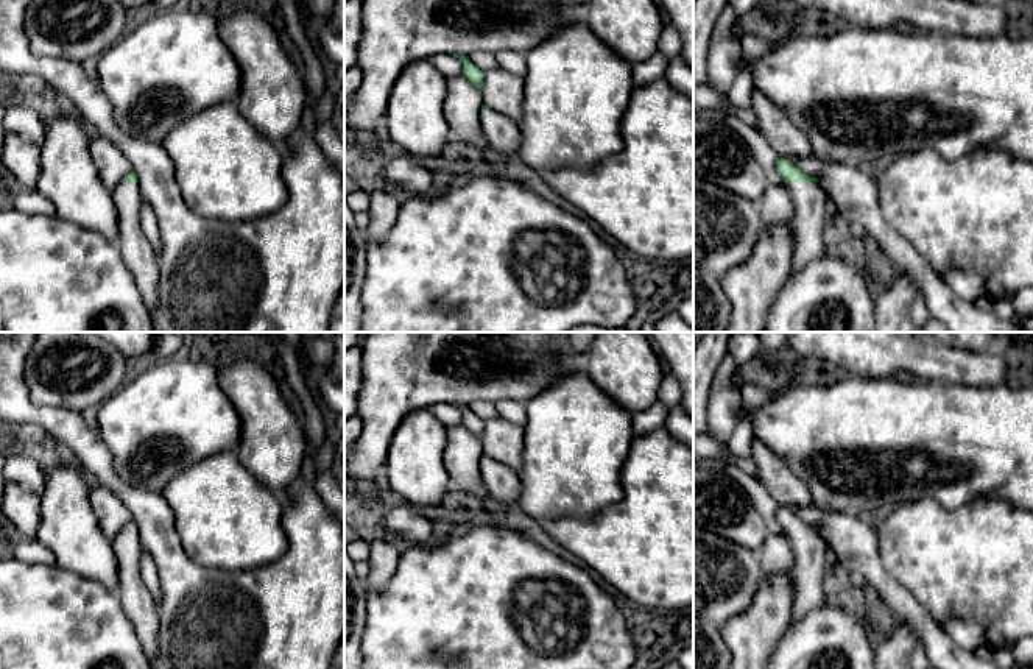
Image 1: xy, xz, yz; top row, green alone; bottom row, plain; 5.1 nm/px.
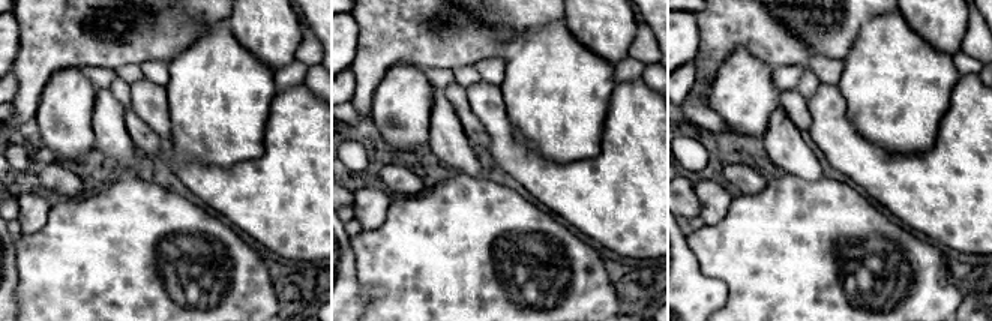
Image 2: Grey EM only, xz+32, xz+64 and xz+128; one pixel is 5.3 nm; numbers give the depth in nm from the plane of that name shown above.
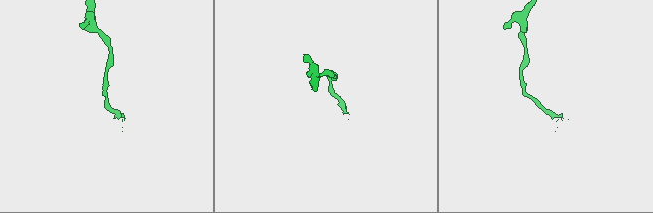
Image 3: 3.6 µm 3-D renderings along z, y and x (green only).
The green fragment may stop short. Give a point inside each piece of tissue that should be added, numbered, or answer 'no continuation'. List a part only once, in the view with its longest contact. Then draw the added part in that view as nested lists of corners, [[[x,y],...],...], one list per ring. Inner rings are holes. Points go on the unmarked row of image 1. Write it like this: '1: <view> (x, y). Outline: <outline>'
1: yz (809, 548). Outline: [[[816,530],[790,532],[787,538],[795,554],[790,624],[796,624],[829,600],[823,591],[827,544]]]

